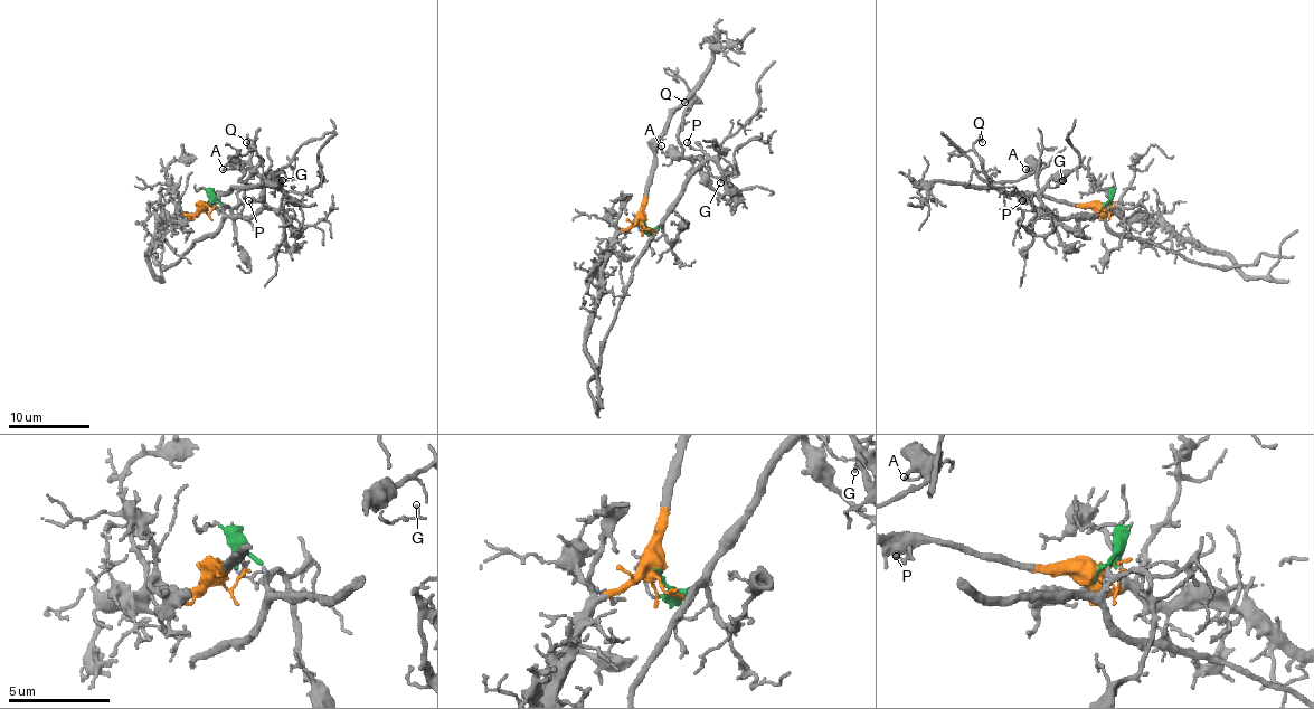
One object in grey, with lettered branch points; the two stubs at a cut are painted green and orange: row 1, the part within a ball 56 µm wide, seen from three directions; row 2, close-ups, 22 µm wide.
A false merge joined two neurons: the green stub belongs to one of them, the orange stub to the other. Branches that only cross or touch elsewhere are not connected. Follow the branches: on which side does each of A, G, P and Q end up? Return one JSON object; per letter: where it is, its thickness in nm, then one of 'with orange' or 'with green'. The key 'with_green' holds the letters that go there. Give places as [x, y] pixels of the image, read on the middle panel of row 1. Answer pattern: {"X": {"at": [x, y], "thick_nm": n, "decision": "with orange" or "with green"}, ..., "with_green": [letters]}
{"A": {"at": [661, 145], "thick_nm": 100, "decision": "with green"}, "G": {"at": [720, 182], "thick_nm": 140, "decision": "with green"}, "P": {"at": [687, 142], "thick_nm": 120, "decision": "with green"}, "Q": {"at": [684, 102], "thick_nm": 130, "decision": "with green"}, "with_green": ["A", "G", "P", "Q"]}

